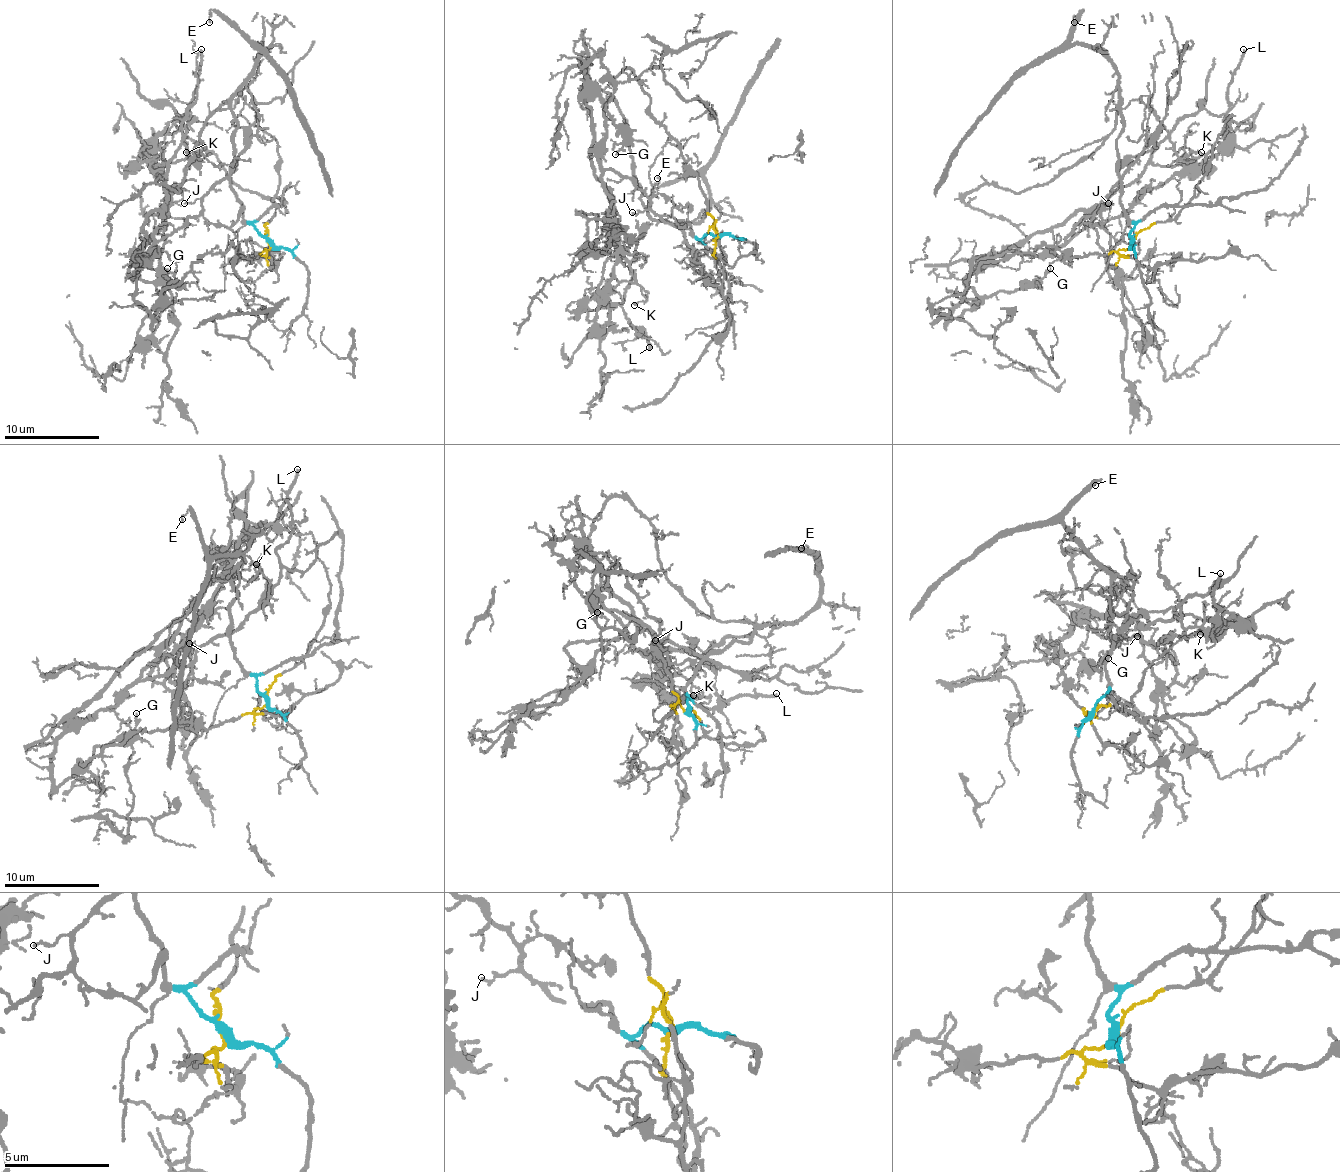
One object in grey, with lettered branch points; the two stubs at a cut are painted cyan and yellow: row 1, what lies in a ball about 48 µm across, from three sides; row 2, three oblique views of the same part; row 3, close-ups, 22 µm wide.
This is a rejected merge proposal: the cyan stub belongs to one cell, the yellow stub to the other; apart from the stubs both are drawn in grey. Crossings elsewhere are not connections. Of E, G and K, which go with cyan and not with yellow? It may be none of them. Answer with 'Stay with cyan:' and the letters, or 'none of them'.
Stay with cyan: E

